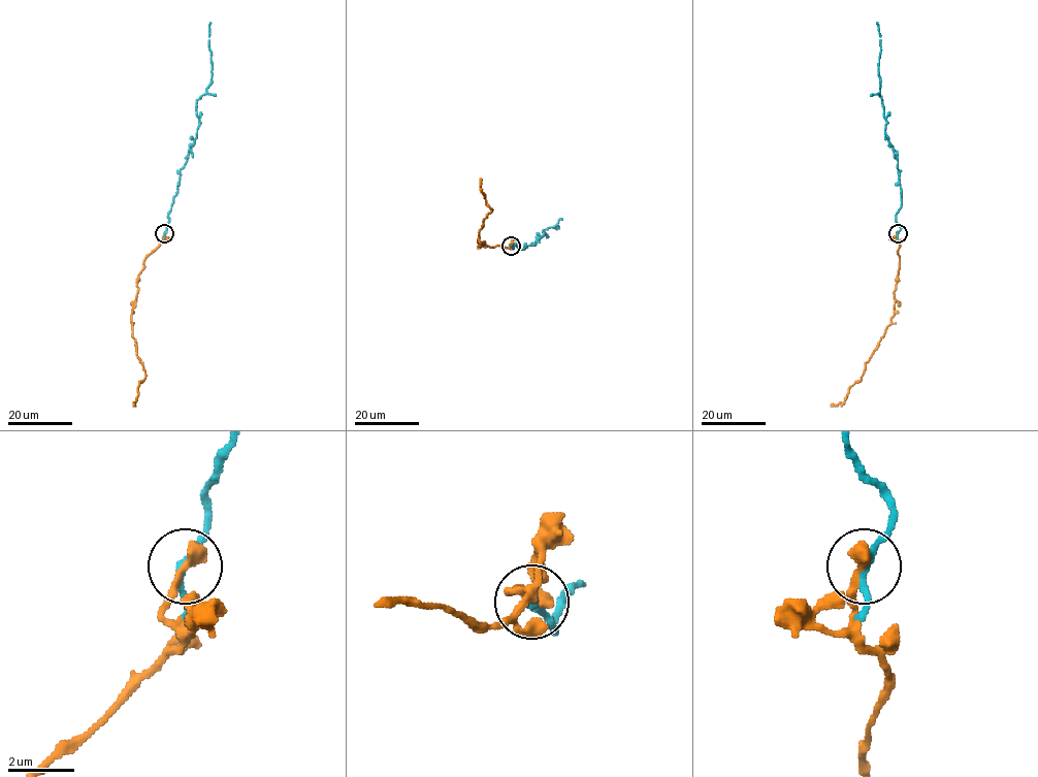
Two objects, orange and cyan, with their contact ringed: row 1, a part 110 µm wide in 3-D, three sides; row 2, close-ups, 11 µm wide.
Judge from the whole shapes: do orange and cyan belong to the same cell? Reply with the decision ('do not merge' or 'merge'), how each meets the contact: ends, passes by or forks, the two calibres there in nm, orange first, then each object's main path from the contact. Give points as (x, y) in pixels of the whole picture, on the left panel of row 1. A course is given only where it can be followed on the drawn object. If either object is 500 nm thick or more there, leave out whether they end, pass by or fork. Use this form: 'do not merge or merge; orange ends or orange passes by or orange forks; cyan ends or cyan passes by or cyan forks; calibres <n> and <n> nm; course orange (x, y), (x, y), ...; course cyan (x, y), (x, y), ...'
merge; orange ends; cyan passes by; calibres 420 and 200 nm; course orange (164, 233), (164, 239), (143, 262), (131, 316), (132, 335), (146, 379), (139, 383), (134, 405); course cyan (164, 233), (177, 191), (180, 170), (187, 160), (197, 134), (196, 101), (211, 82), (209, 22)

